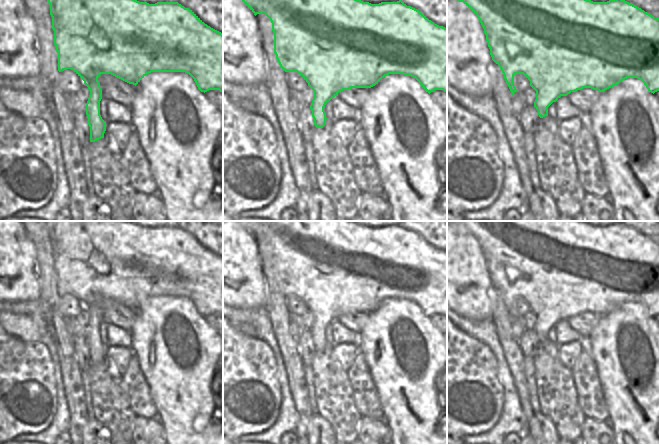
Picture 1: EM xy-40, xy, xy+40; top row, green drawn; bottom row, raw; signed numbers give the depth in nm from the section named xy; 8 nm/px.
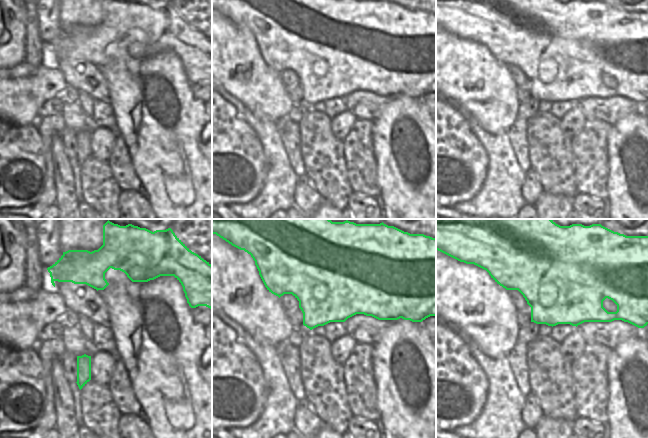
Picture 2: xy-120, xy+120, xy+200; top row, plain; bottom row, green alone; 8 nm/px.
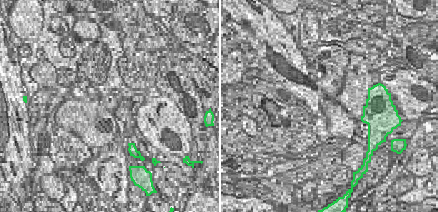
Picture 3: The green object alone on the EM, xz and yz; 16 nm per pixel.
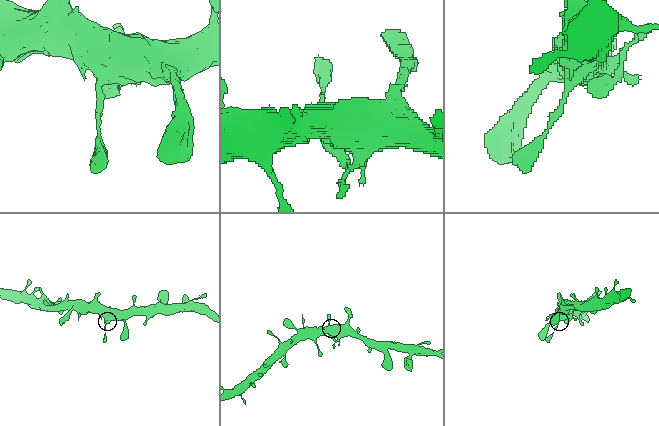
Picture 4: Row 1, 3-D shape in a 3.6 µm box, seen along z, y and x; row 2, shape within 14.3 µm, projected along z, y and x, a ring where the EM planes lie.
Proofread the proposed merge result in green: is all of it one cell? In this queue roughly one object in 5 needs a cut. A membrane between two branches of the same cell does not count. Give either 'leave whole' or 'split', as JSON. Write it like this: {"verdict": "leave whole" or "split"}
{"verdict": "leave whole"}

